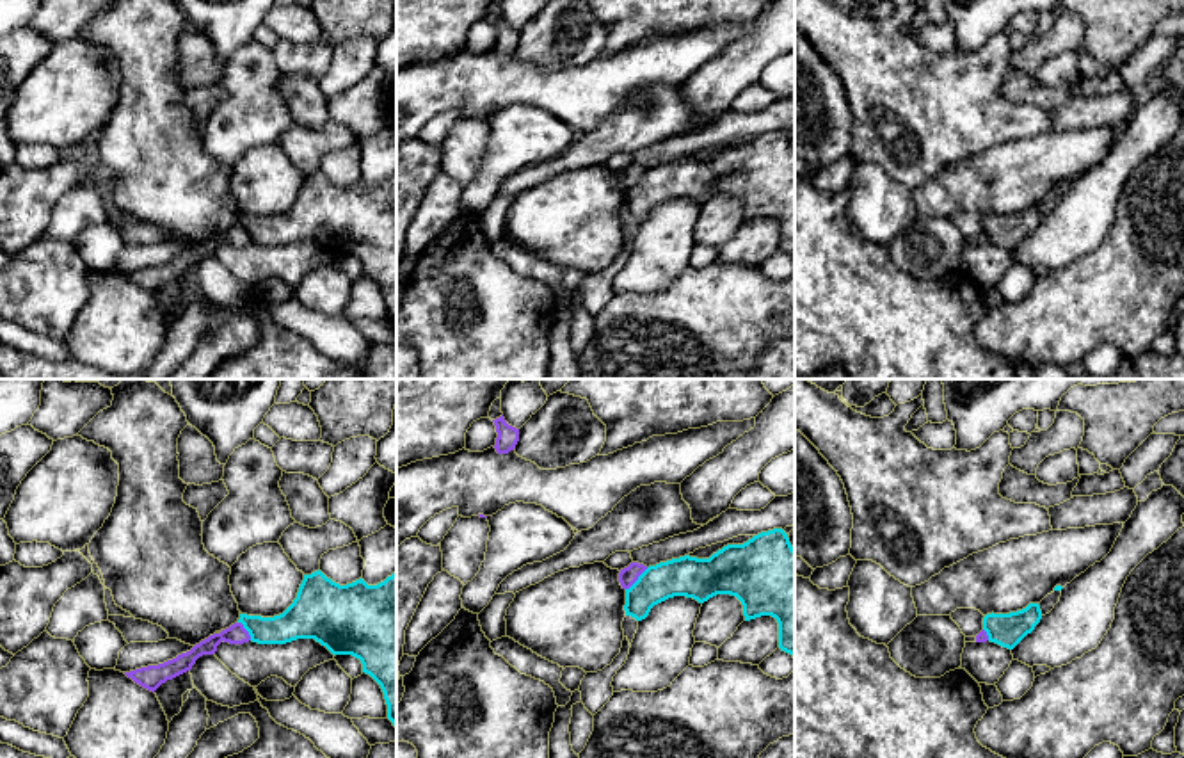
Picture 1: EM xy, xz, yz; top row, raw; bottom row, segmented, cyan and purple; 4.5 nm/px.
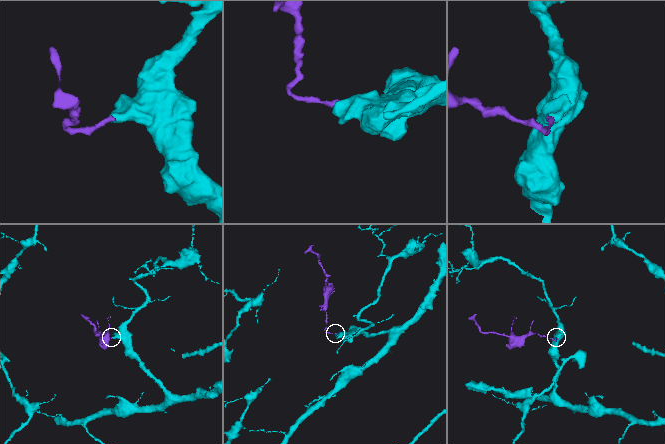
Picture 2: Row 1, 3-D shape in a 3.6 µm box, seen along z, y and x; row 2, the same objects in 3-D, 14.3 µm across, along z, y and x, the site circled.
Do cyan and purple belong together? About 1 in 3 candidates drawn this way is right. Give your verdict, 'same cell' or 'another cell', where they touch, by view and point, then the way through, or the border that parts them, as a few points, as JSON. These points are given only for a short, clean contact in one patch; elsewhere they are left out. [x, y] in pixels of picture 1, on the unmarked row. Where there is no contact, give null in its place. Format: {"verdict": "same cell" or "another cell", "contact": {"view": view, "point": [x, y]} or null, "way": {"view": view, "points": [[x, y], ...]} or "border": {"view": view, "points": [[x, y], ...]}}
{"verdict": "another cell", "contact": {"view": "xz", "point": [639, 180]}, "border": {"view": "xz", "points": [[648, 169], [626, 191]]}}

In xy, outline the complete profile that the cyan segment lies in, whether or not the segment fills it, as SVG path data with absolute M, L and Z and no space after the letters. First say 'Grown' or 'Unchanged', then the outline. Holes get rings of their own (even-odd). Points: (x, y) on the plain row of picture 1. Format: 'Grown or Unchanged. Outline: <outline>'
Unchanged. Outline: M320 171L304 176L293 205L279 217L240 215L258 246L315 240L332 256L352 256L382 290L396 329L396 174L377 187L363 180L340 187Z

